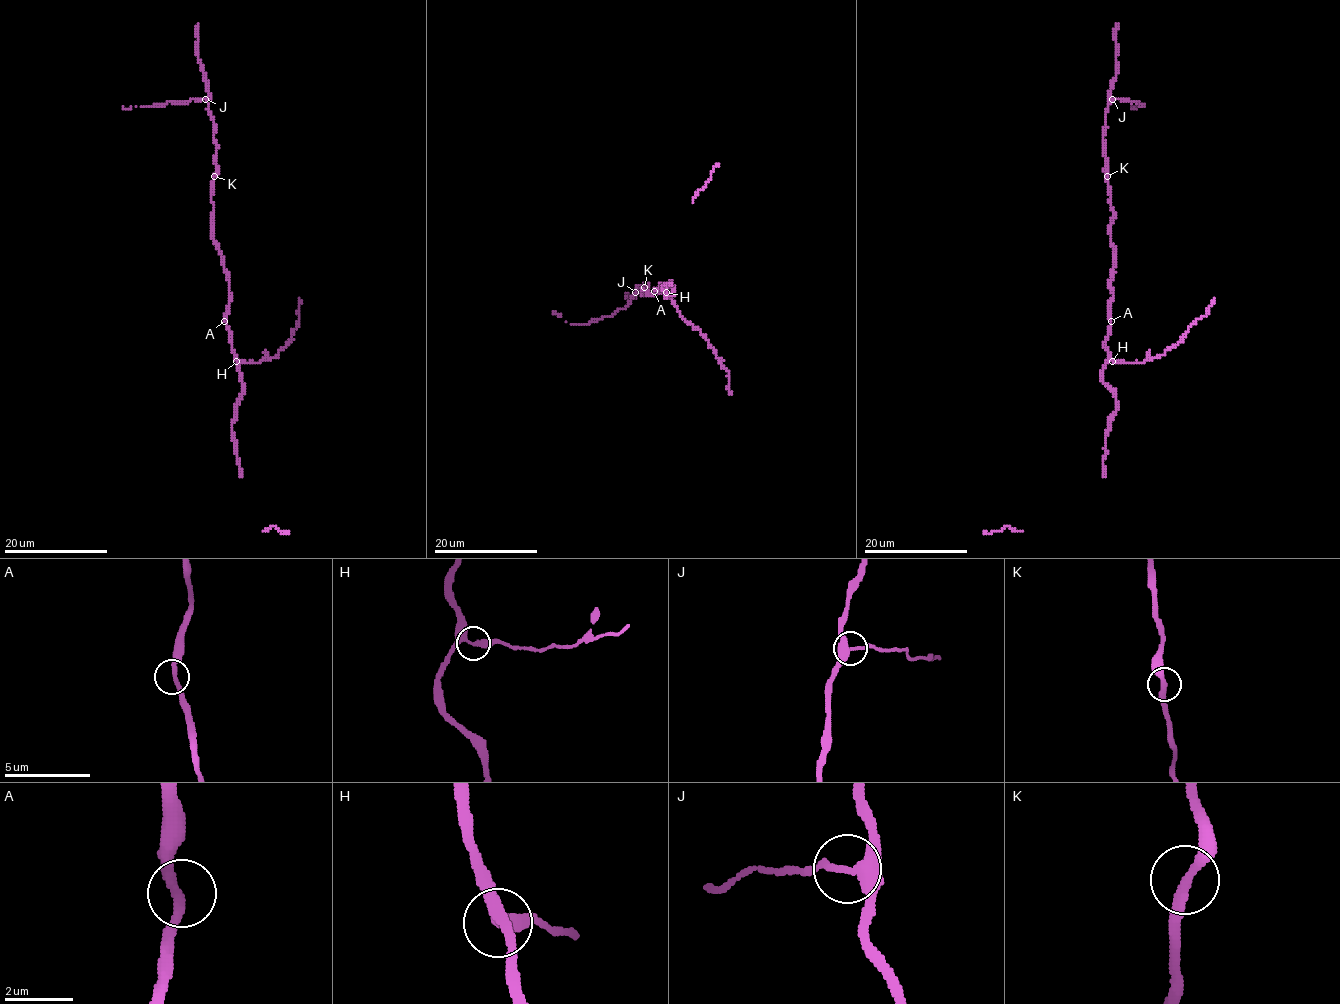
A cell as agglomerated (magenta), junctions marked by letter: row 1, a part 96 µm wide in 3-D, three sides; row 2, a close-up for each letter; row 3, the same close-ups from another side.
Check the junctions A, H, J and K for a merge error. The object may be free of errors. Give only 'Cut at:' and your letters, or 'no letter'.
Cut at: no letter

